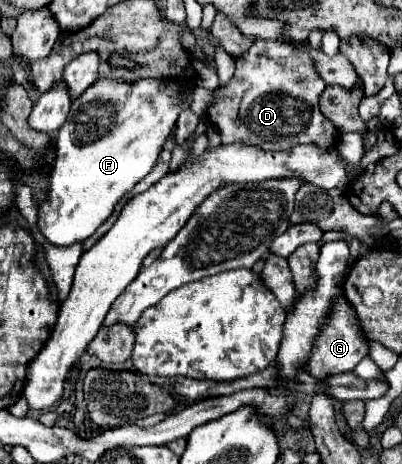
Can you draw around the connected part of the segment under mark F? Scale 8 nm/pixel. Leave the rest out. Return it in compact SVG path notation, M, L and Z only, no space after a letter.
M98 79L76 101L72 101L66 123L56 133L56 161L46 189L46 201L38 205L38 231L50 245L68 247L82 243L110 217L118 199L144 179L158 161L162 145L172 135L180 111L188 109L192 93L186 93L176 79L140 79L140 83L122 83Z

